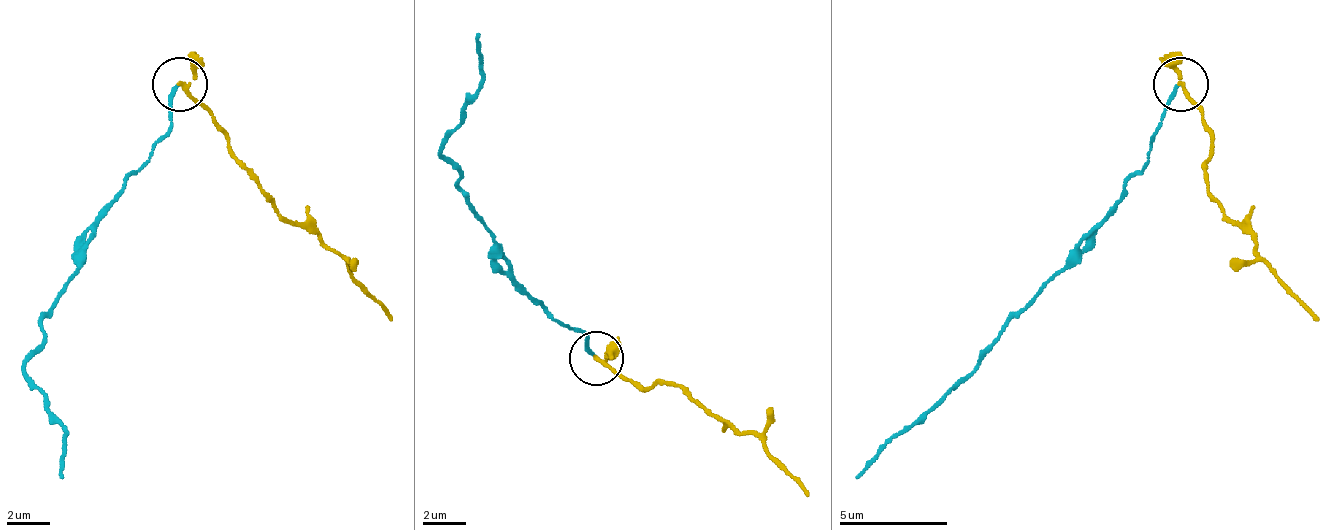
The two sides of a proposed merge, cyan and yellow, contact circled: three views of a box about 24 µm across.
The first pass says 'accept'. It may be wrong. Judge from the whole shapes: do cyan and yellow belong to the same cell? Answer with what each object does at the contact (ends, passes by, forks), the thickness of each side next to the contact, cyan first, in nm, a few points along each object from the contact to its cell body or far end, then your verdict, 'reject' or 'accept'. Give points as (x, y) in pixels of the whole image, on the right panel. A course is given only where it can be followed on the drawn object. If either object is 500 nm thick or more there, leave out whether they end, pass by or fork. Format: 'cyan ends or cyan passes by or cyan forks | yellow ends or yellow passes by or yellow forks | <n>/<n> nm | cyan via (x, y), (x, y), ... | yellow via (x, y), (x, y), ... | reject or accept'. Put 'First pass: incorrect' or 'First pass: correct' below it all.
cyan ends | yellow passes by | 180/130 nm | cyan via (1179, 86), (1157, 134), (1109, 216), (979, 362), (854, 476) | yellow via (1179, 86), (1212, 134), (1206, 194), (1255, 254), (1320, 319) | reject
First pass: incorrect

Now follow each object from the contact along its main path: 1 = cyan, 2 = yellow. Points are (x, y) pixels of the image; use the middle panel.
1: (595, 357), (584, 335), (524, 286), (443, 156), (443, 140), (481, 86), (475, 32)
2: (595, 357), (638, 389), (676, 384), (752, 432), (806, 497)

